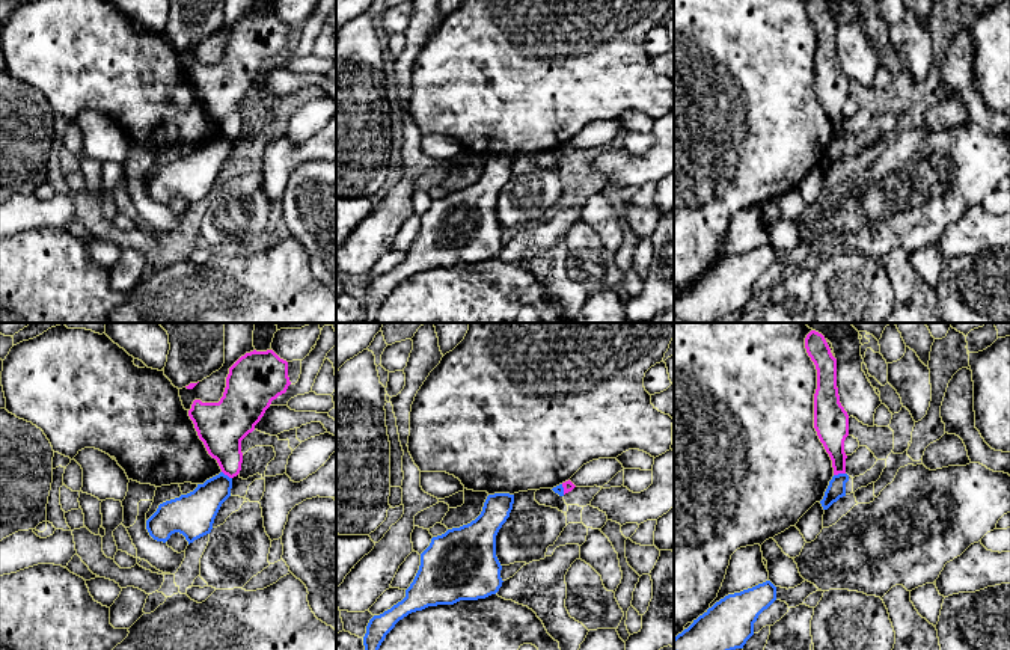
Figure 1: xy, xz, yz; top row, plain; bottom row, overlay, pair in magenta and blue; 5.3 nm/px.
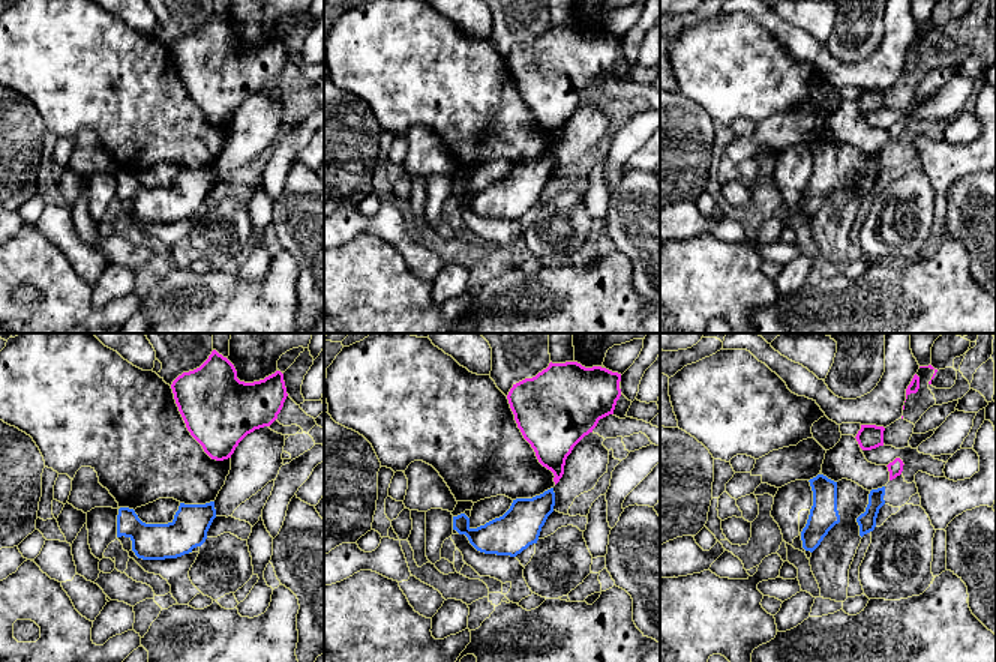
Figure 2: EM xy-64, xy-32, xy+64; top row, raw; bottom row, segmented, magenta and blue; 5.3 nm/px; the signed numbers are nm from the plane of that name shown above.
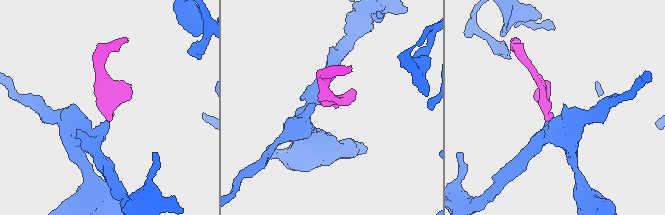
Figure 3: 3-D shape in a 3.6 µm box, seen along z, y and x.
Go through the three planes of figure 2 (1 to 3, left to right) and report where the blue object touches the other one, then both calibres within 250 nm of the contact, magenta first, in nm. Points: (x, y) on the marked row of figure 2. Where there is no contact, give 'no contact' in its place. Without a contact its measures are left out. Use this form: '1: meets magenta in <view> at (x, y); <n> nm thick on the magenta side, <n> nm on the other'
1: no contact
2: no contact
3: no contact

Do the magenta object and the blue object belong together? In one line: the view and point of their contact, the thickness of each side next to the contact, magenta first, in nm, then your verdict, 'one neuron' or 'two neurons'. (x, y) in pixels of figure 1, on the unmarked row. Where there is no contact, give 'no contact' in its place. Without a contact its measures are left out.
meets magenta in yz at (838, 134); 180 nm thick on the magenta side, 100 nm on the other; two neurons

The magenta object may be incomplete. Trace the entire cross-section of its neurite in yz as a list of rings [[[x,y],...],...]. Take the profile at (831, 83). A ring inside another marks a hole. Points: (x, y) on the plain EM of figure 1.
[[[805,0],[805,11],[817,32],[814,90],[832,122],[834,137],[846,136],[844,103],[849,98],[849,77],[840,65],[837,21],[825,0]]]

